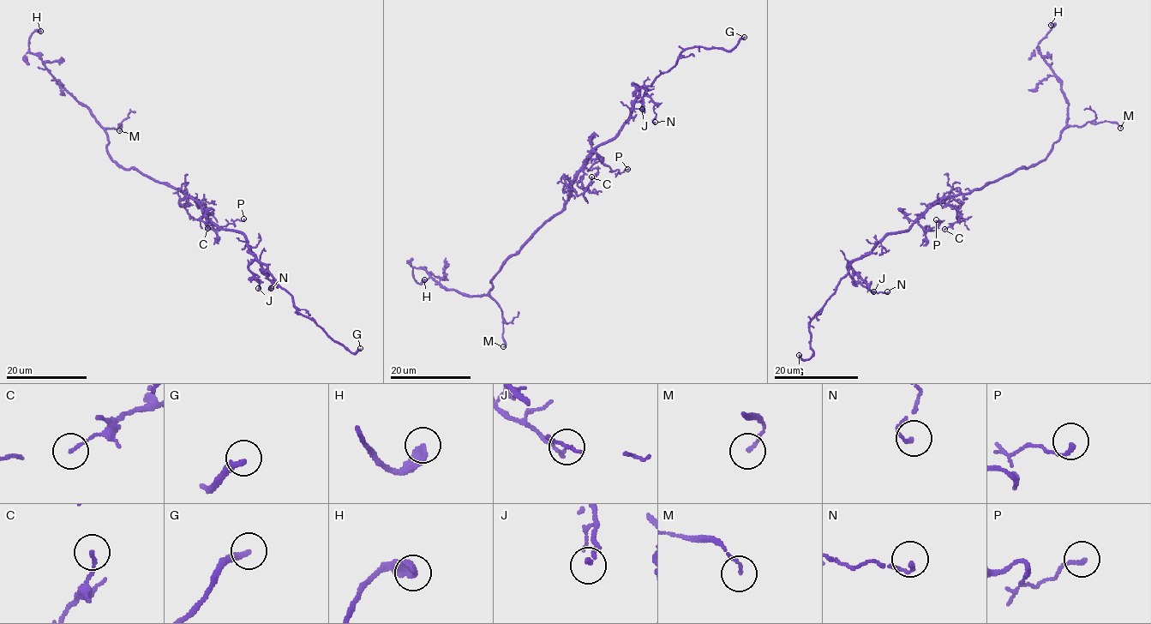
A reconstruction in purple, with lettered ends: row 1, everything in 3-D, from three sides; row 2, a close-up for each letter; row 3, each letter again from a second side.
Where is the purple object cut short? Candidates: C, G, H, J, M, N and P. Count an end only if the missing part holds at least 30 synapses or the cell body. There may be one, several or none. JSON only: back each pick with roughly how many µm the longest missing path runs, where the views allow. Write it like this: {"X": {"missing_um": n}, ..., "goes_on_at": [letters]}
{"G": {"missing_um": 3}, "goes_on_at": ["G"]}

